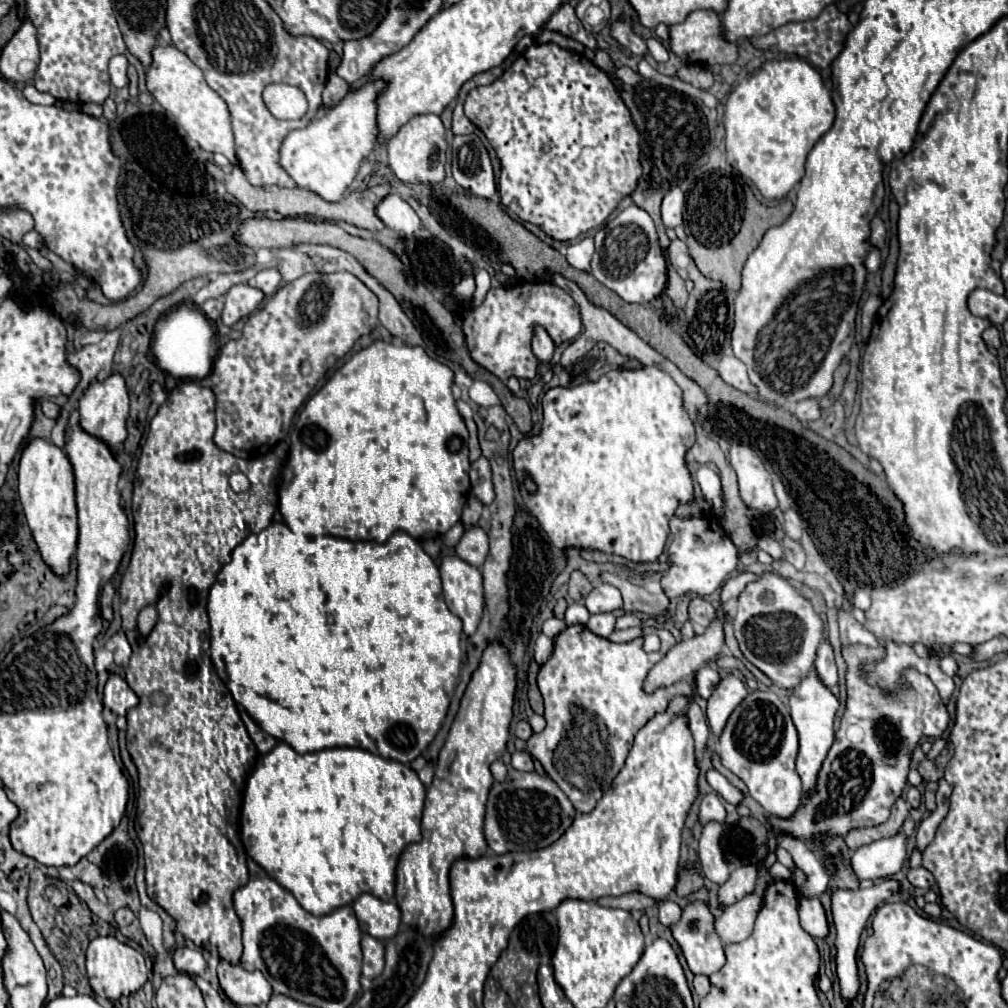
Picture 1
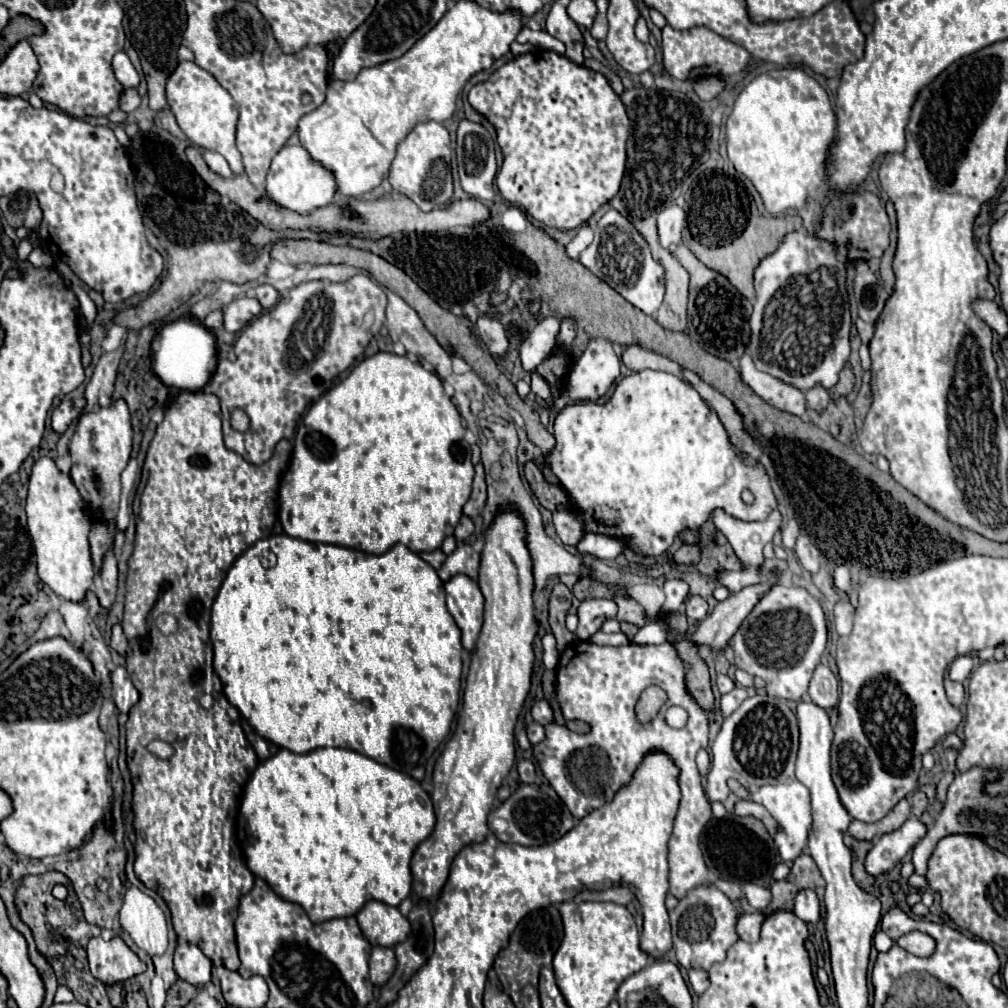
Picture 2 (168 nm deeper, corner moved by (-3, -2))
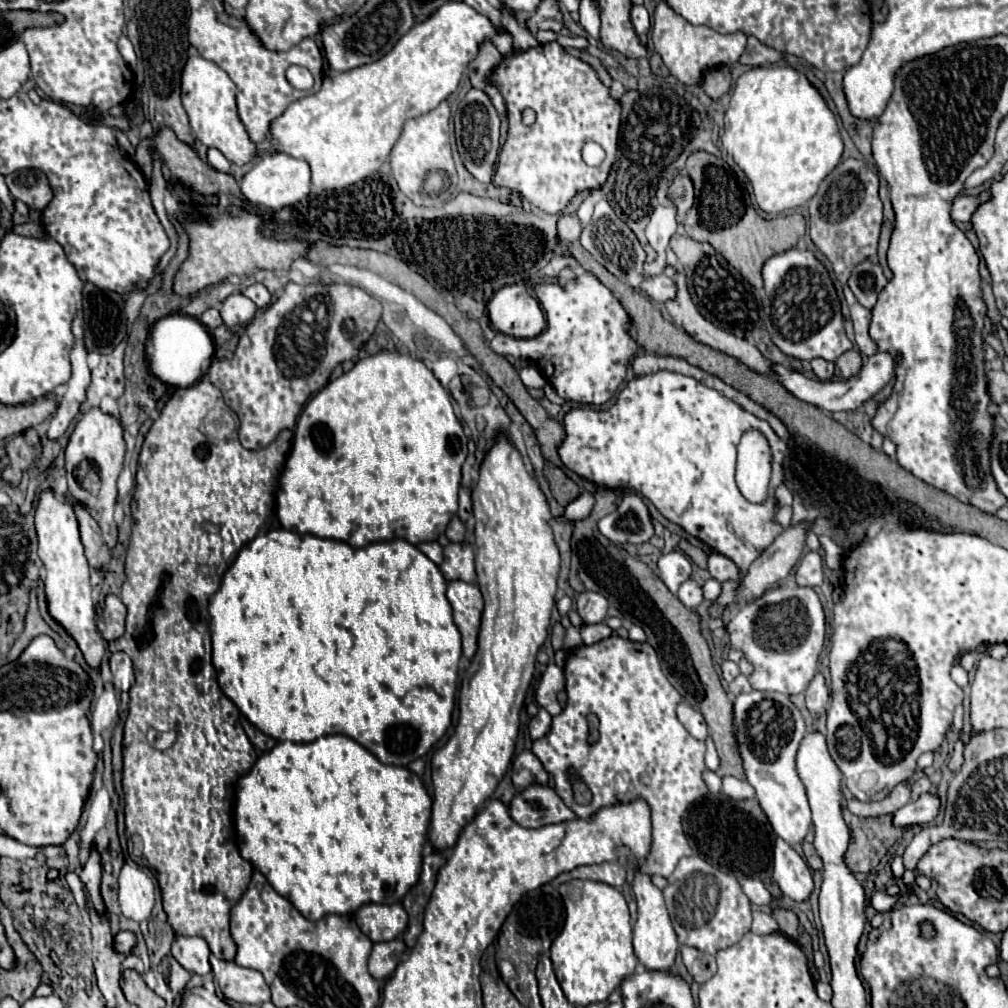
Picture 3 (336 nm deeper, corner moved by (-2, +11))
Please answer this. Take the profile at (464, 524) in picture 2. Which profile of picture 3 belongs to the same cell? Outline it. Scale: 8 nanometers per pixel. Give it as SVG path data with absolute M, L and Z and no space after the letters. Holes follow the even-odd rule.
M455 515L455 519L451 519L451 523L449 523L449 527L447 527L445 533L447 533L449 541L461 543L465 539L465 523Z

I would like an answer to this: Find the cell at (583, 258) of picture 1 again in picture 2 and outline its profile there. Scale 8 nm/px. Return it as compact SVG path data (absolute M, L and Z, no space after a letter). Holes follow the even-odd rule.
M584 224L584 226L578 228L578 234L574 236L574 240L566 246L568 256L572 256L572 258L578 260L580 252L582 252L590 242L592 242L592 228L590 228L590 224Z

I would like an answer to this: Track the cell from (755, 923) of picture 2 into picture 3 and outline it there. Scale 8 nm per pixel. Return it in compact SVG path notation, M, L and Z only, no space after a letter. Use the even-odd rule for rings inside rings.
M755 909L755 911L753 911L751 931L757 933L757 935L767 935L767 933L779 931L779 925L777 925L777 921L775 921L769 913L765 913L765 911L761 911L761 909Z

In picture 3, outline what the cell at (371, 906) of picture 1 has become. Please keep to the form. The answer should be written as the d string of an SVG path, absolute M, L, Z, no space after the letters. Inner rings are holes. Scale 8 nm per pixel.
M367 903L357 911L357 923L361 931L375 943L397 939L405 931L407 919L409 915L399 903Z

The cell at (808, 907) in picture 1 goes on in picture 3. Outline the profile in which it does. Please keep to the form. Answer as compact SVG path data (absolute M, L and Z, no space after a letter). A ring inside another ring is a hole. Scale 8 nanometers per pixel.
M783 839L775 843L775 857L773 857L773 879L781 887L783 895L803 903L809 899L813 891L813 877L807 861L797 855Z

